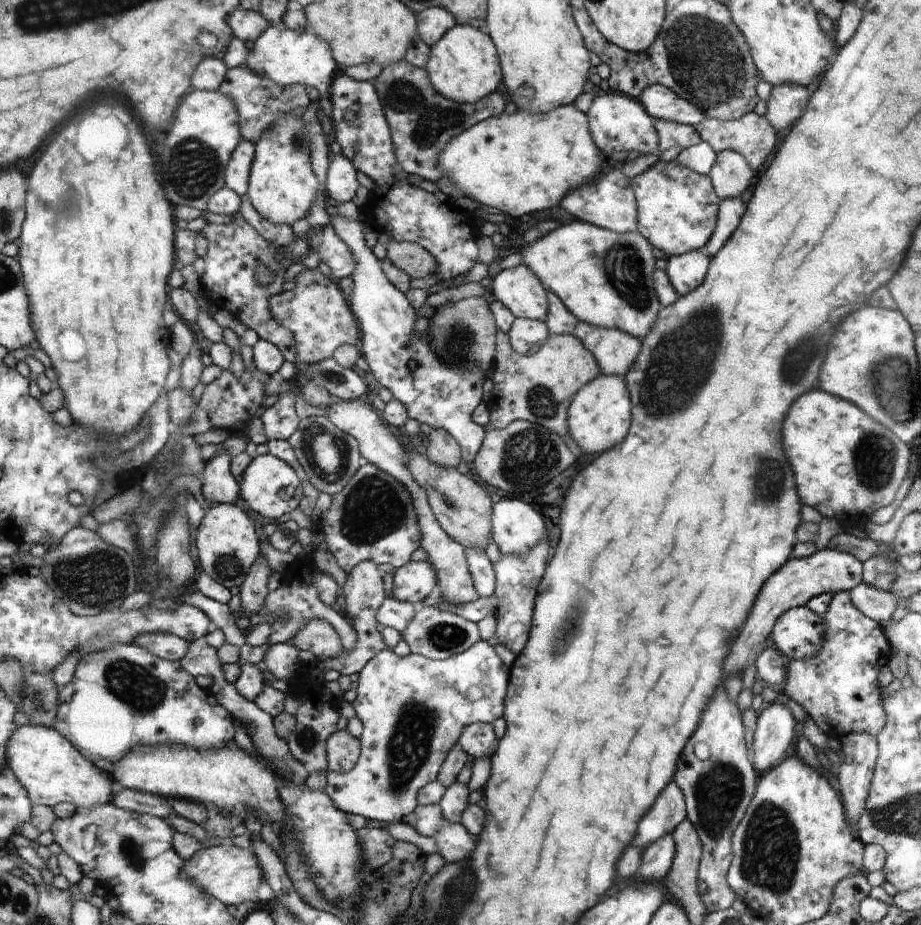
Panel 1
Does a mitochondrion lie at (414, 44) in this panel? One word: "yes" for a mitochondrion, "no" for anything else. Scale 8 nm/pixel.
no

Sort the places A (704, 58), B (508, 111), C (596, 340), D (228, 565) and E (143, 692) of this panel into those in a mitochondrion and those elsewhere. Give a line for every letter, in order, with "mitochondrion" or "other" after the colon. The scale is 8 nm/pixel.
A: mitochondrion
B: other
C: other
D: mitochondrion
E: mitochondrion

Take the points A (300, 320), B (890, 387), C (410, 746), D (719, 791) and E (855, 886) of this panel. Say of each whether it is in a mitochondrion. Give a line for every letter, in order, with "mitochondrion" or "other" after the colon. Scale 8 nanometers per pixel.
A: other
B: mitochondrion
C: mitochondrion
D: mitochondrion
E: other

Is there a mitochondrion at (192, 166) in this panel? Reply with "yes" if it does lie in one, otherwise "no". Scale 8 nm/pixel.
yes

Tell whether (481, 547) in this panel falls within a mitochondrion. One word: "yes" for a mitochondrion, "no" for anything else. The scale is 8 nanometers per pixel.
no

